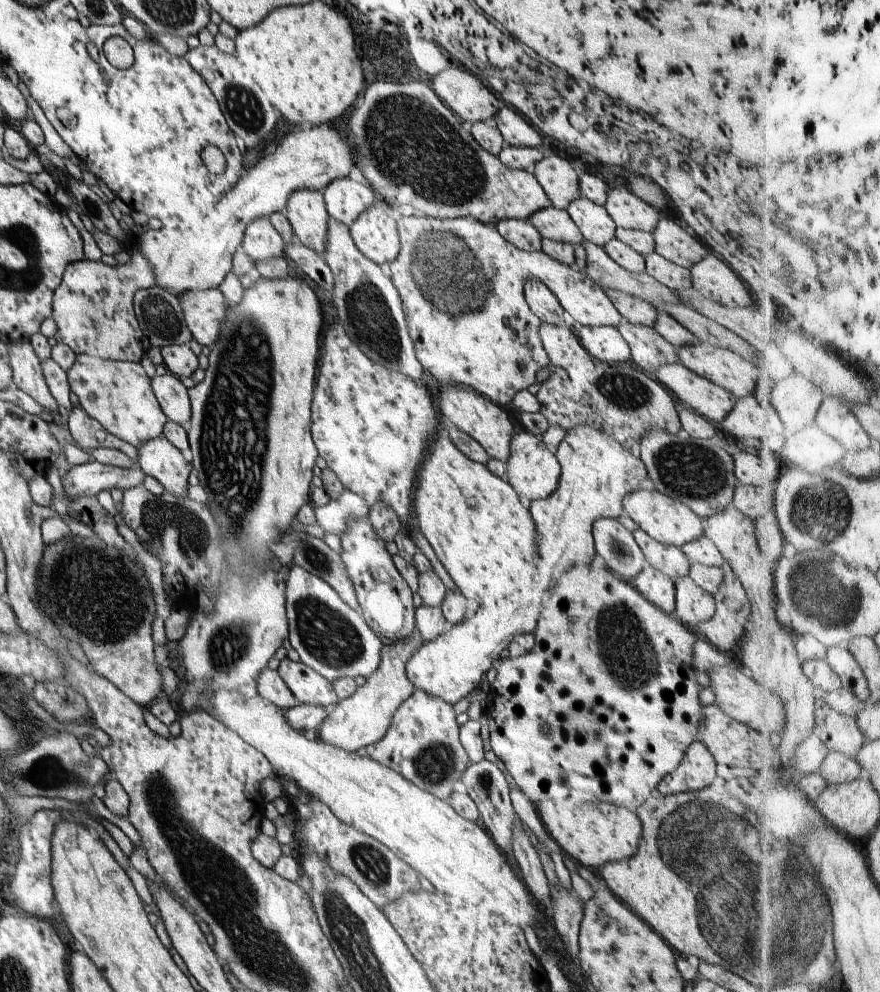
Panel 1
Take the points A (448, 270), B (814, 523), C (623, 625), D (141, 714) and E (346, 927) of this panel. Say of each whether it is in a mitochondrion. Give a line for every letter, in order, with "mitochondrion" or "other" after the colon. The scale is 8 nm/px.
A: mitochondrion
B: mitochondrion
C: mitochondrion
D: other
E: mitochondrion

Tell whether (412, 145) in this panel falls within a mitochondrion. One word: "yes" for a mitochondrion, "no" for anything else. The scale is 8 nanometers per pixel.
yes

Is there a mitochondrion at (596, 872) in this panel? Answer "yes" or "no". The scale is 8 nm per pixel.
no

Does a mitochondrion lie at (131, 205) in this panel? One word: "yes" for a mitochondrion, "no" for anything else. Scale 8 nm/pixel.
no

